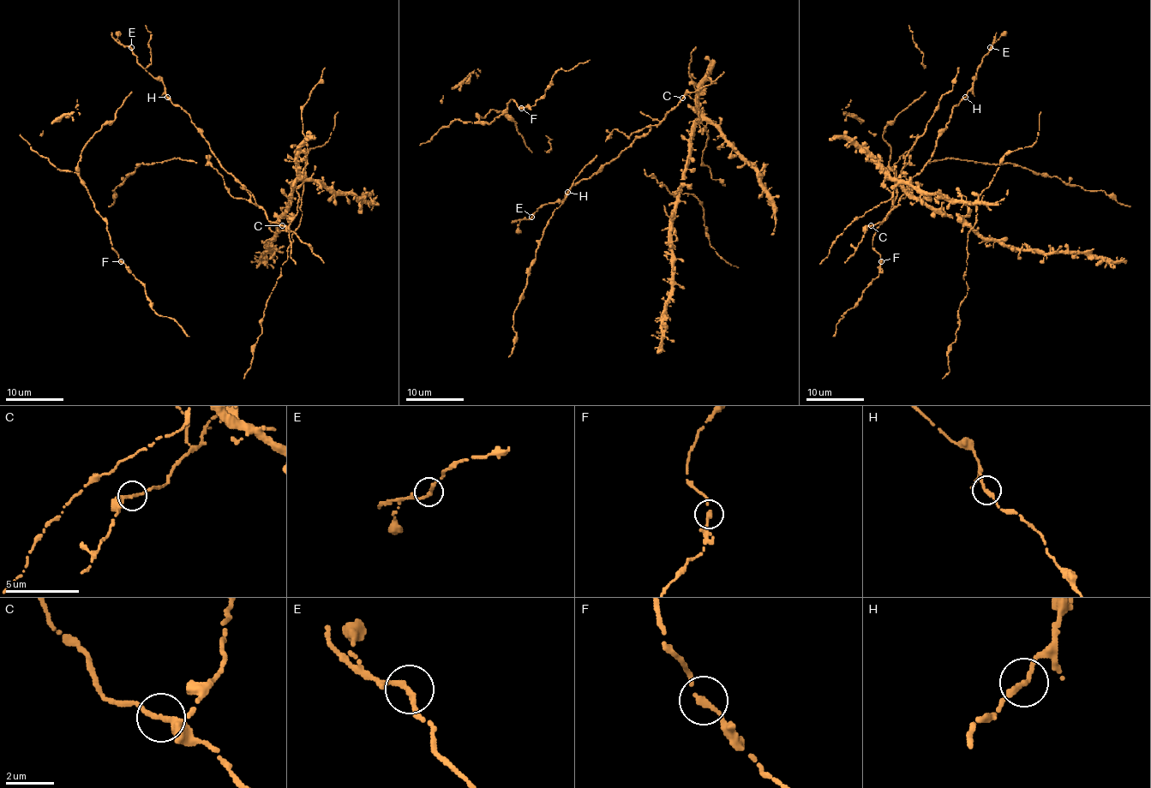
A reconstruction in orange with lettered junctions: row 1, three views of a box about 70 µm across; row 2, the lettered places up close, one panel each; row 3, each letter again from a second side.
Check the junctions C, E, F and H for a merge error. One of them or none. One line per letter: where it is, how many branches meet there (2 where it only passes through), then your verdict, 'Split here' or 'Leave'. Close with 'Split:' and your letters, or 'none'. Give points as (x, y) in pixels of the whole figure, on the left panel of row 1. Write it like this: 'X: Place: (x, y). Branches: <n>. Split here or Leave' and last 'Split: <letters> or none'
C: Place: (282, 225). Branches: 2. Leave
E: Place: (131, 47). Branches: 2. Leave
F: Place: (121, 261). Branches: 2. Leave
H: Place: (167, 97). Branches: 2. Leave
Split: none

